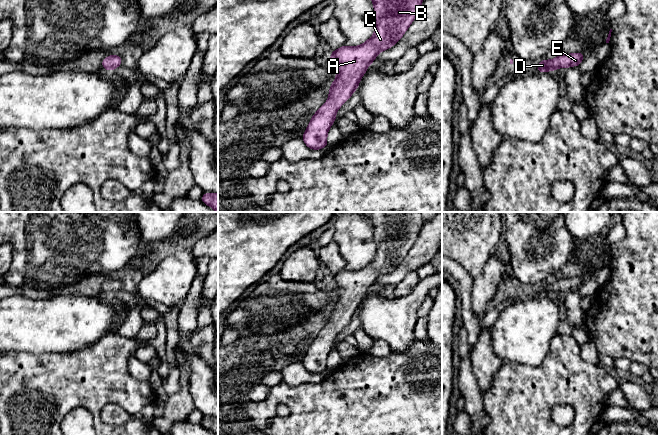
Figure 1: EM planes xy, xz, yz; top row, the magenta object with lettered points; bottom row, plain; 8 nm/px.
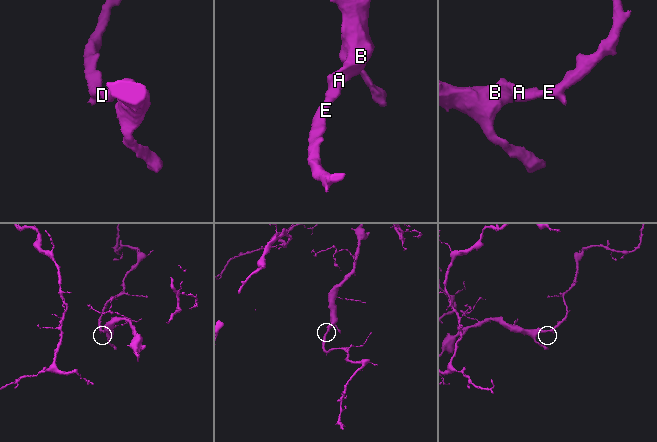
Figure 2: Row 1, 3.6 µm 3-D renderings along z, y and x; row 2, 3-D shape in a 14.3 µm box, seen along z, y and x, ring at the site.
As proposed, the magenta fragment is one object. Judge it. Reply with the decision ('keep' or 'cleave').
keep

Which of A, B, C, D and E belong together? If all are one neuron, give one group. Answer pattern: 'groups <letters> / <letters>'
groups A B C D E

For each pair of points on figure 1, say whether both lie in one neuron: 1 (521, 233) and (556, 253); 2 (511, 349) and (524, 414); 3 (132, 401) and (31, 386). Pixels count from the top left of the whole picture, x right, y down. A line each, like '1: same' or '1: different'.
1: same
2: different
3: same

